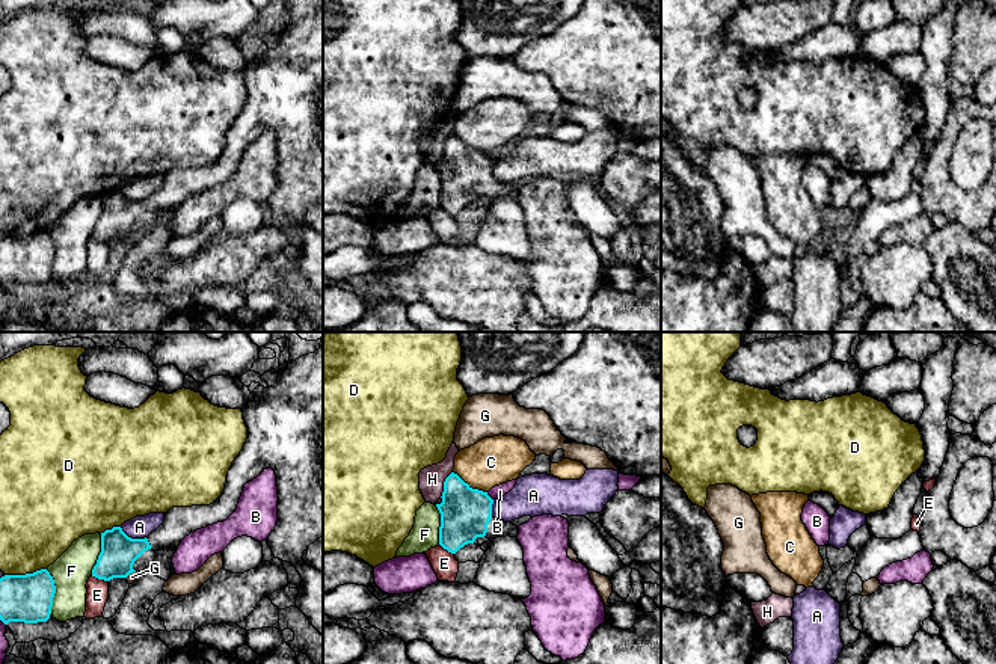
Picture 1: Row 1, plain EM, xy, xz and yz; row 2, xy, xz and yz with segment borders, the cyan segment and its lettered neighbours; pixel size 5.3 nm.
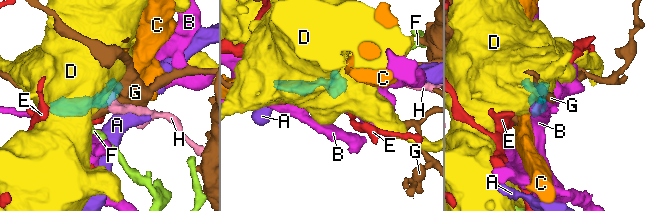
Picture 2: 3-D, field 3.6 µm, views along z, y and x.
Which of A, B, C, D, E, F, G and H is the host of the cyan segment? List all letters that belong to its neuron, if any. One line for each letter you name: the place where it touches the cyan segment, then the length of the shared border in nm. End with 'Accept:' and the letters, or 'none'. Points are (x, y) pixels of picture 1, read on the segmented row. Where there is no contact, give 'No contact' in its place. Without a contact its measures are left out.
Accept: none

